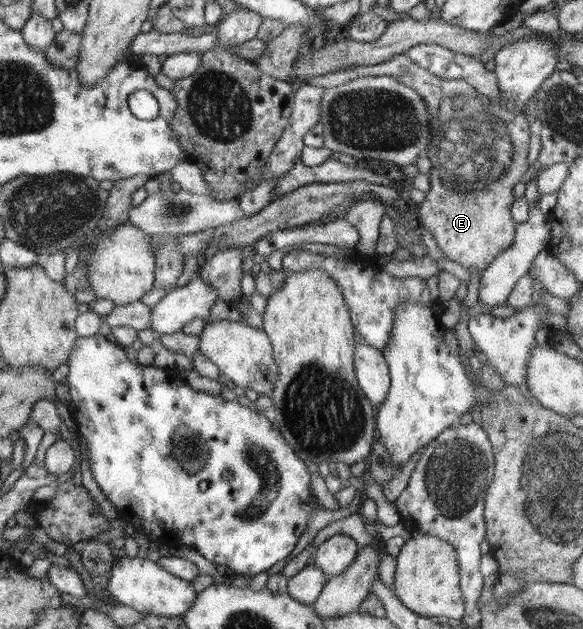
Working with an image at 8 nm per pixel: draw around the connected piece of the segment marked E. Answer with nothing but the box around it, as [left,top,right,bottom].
[304,52,530,274]

